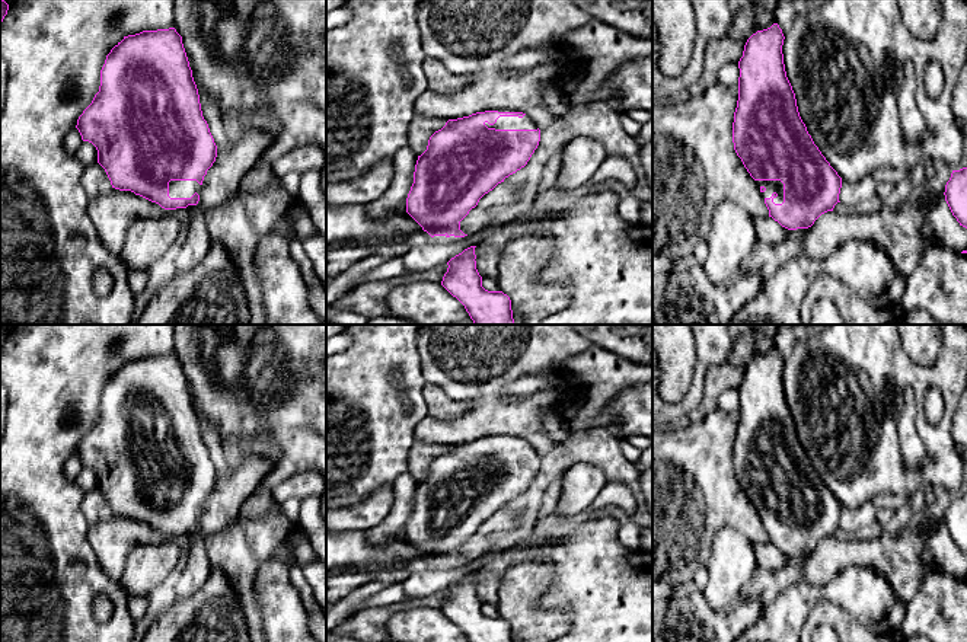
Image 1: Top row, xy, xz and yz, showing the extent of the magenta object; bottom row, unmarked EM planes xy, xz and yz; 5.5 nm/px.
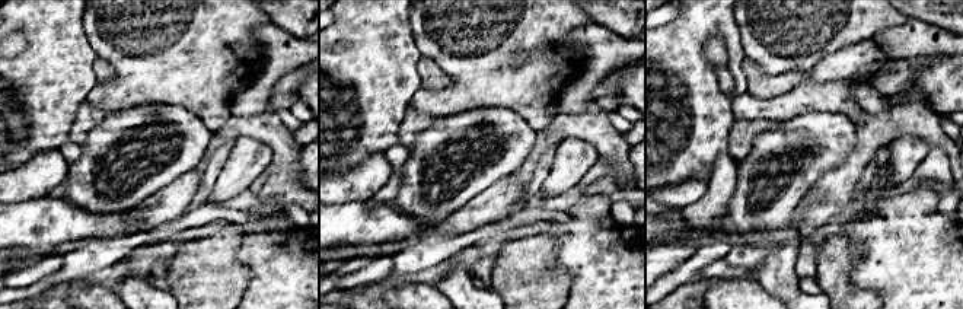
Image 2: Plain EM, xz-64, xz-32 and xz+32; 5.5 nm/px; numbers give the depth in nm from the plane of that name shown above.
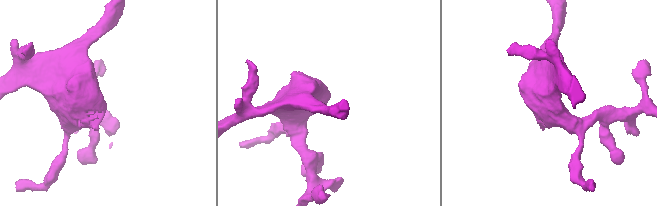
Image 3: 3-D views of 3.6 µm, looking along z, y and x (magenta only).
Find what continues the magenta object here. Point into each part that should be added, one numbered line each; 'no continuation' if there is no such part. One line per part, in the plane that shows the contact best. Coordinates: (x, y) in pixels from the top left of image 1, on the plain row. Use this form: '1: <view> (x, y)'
1: xz (503, 449)

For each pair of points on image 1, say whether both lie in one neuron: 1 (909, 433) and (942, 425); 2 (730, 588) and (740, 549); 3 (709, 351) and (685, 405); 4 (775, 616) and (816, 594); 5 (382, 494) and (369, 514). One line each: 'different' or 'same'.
1: different
2: same
3: same
4: same
5: same

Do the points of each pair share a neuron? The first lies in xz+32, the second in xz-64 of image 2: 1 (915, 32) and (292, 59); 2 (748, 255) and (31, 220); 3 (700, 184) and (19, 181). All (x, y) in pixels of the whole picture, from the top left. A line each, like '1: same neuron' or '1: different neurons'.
1: same neuron
2: different neurons
3: same neuron

